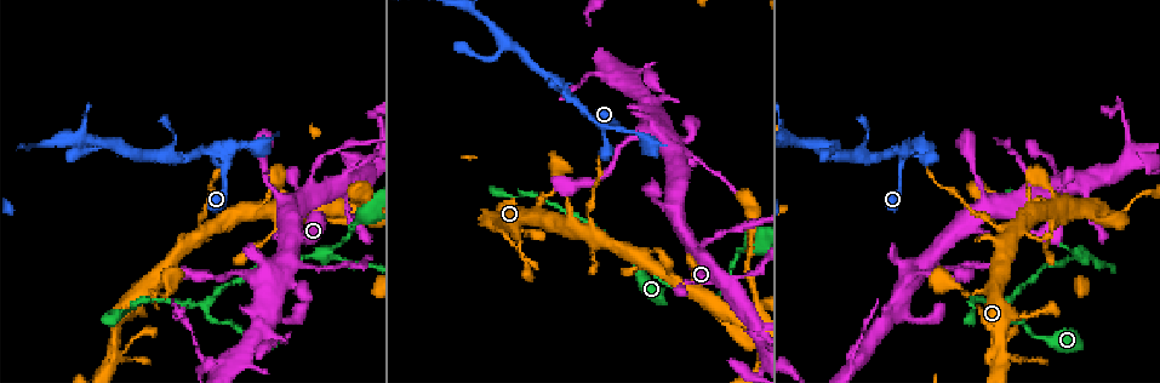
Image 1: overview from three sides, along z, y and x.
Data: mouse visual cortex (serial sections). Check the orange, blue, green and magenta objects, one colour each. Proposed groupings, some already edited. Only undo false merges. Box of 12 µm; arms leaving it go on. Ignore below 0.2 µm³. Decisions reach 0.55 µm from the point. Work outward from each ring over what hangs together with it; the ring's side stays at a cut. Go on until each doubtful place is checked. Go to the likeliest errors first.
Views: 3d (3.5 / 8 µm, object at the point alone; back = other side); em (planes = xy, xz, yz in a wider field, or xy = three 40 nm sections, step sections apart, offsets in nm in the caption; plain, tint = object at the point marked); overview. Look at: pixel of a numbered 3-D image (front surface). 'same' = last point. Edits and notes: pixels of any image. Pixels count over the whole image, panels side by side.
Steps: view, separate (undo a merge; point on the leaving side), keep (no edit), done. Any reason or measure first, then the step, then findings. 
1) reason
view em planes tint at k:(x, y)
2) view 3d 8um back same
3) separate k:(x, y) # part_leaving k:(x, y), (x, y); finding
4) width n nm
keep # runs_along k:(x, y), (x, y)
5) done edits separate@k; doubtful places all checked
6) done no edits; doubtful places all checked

abrupt turn
view 3d 8um at 1:(214, 153)

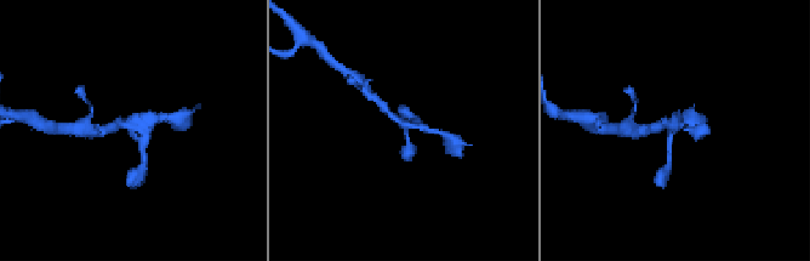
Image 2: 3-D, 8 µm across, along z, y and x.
zoom in
view 3d 3.5um back at 2:(405, 124)

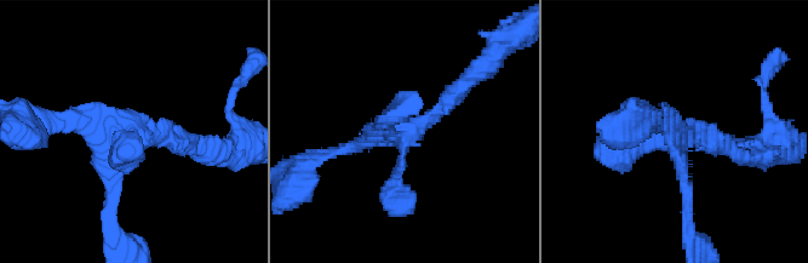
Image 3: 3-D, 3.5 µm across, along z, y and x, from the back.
need the tissue
view em xy step 2 tint at 3:(674, 136)

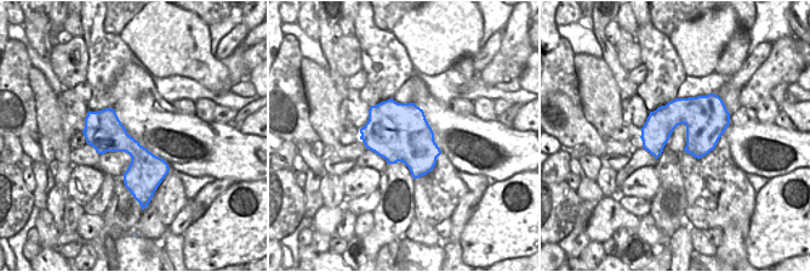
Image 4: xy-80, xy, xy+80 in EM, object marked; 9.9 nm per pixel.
keep # runs_along 3:(108, 204), (122, 141), (194, 144); all the same cell

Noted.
sharp bend
view em xy step 5 tint at 1:(206, 310)

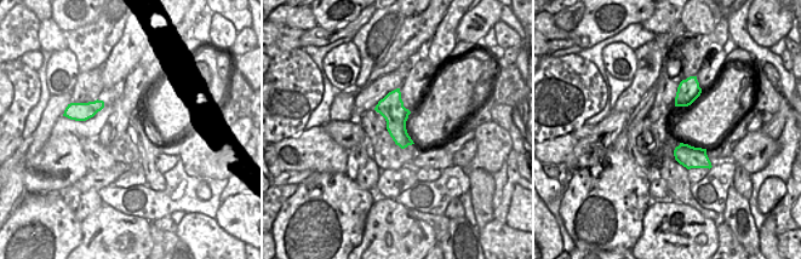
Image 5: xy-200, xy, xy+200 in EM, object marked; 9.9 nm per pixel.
view 3d 3.5um same

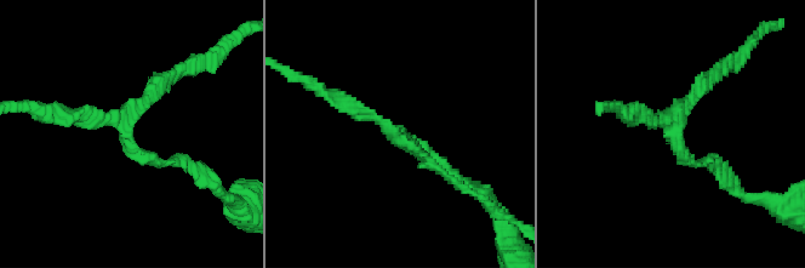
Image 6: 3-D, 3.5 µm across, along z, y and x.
keep # runs_along 6:(178, 161), (144, 161), (123, 132), (167, 77); continuous, no second cell

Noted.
two arms in line, one across
view 3d 3.5um at 1:(1079, 255)

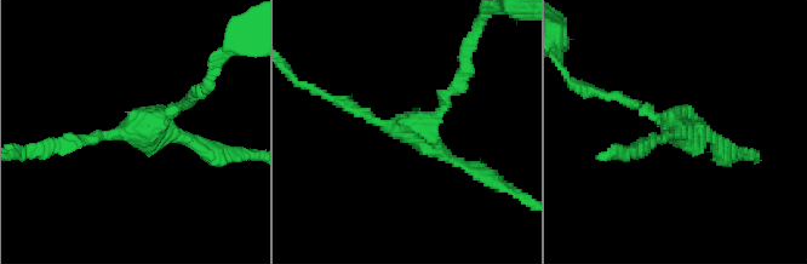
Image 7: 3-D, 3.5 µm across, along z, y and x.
arms 3; arm_widths 150, 150, 150 nm; now the EM
view em xy step 5 tint at 7:(144, 131)

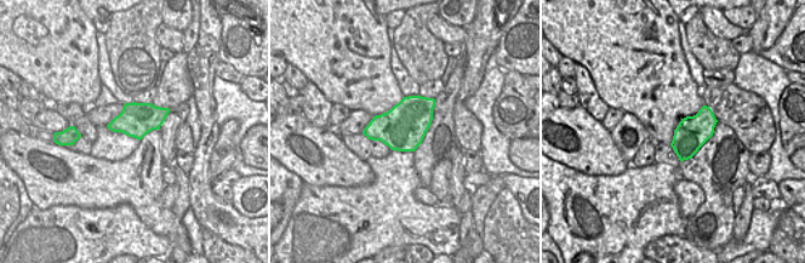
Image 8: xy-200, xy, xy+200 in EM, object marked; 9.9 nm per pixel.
keep # runs_along 7:(69, 143), (141, 132), (189, 98); one cell here

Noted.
done no edits; doubtful places all checked

